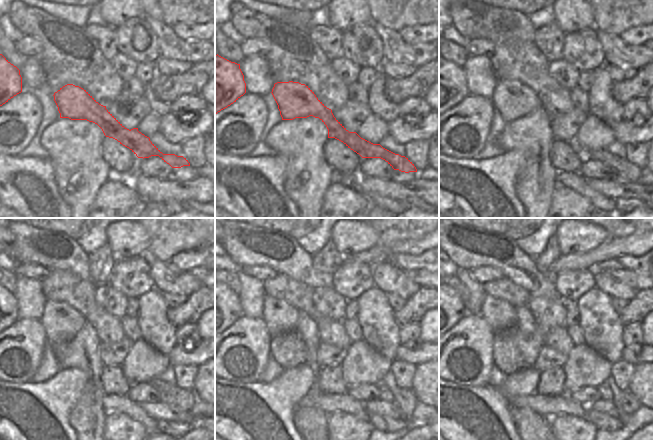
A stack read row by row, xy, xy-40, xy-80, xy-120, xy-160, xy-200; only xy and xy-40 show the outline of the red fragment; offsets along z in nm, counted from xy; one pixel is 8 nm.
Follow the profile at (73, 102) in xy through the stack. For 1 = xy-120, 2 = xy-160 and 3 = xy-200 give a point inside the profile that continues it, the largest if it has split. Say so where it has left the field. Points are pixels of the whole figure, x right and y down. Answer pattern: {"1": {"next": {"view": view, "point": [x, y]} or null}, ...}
{"1": {"next": {"view": "xy-120", "point": [62, 322]}}, "2": {"next": {"view": "xy-160", "point": [280, 317]}}, "3": {"next": {"view": "xy-200", "point": [500, 314]}}}

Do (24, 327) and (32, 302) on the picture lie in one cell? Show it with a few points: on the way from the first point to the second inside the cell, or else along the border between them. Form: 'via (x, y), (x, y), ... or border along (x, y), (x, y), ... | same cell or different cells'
border along (18, 317), (39, 320) | different cells

